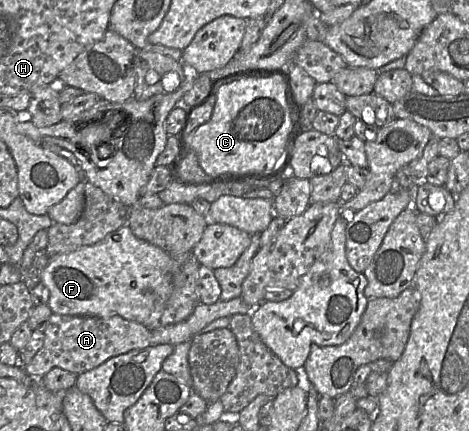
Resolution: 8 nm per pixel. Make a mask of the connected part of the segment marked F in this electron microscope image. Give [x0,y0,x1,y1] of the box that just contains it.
[40,224,174,323]

